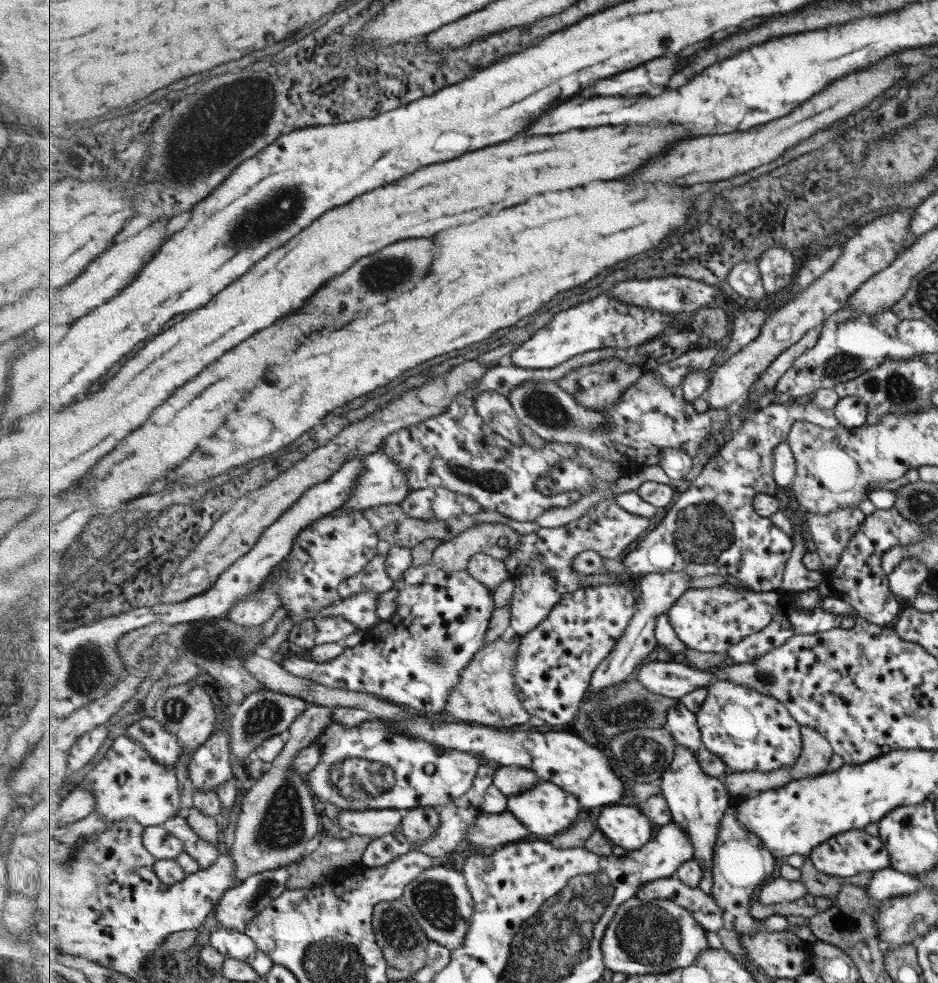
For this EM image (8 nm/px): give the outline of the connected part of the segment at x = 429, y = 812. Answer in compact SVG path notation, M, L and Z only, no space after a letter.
M417 807L402 811L402 831L411 842L427 841L441 827L439 809L436 807Z

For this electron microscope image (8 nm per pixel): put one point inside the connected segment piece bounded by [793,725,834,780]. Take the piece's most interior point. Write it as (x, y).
(816, 750)

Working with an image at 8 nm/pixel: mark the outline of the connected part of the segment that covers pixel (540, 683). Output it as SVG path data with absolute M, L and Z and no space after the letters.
M617 583L584 587L571 595L563 596L562 602L557 604L547 620L543 620L532 632L521 636L522 644L519 646L521 650L518 664L515 666L515 679L518 680L523 707L531 716L546 721L553 729L569 724L577 716L581 702L590 690L594 672L617 646L637 613L638 599L635 599L634 593L629 587Z

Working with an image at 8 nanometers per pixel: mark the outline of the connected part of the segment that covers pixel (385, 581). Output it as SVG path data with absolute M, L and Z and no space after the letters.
M383 554L378 555L362 572L351 579L344 580L339 585L339 594L343 599L349 599L353 595L373 589L377 595L381 596L387 591L391 591L395 586L395 581L387 573L387 560Z

